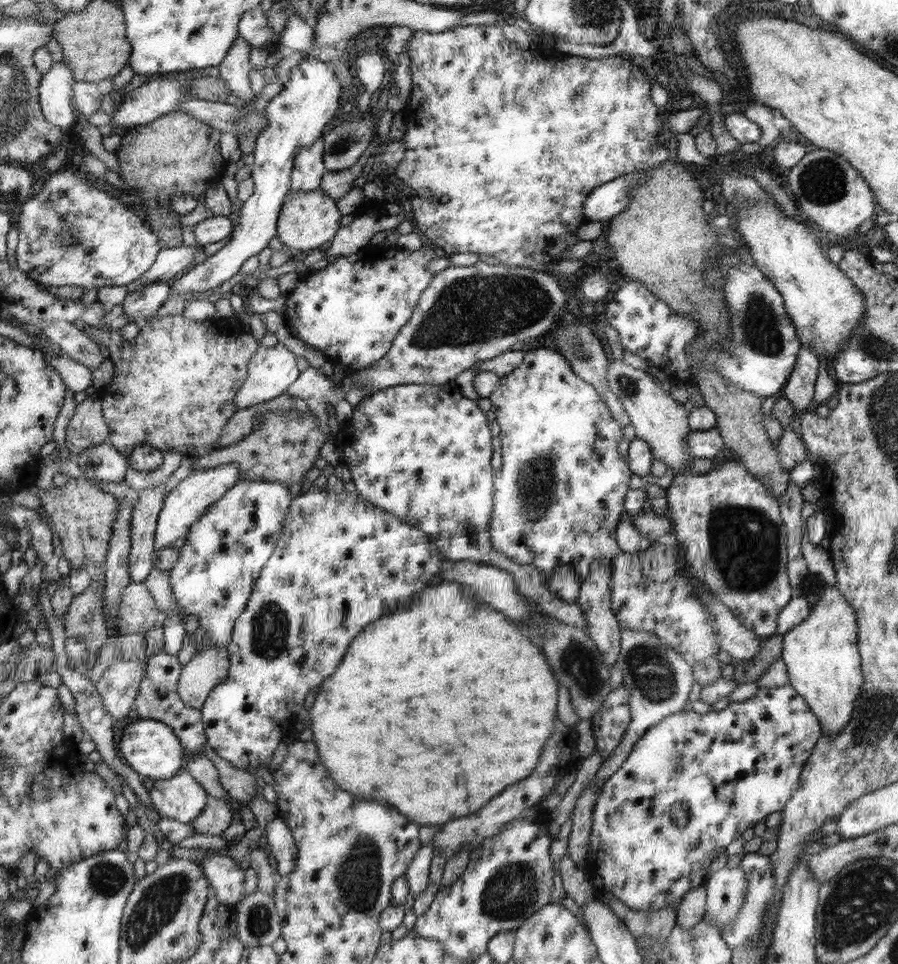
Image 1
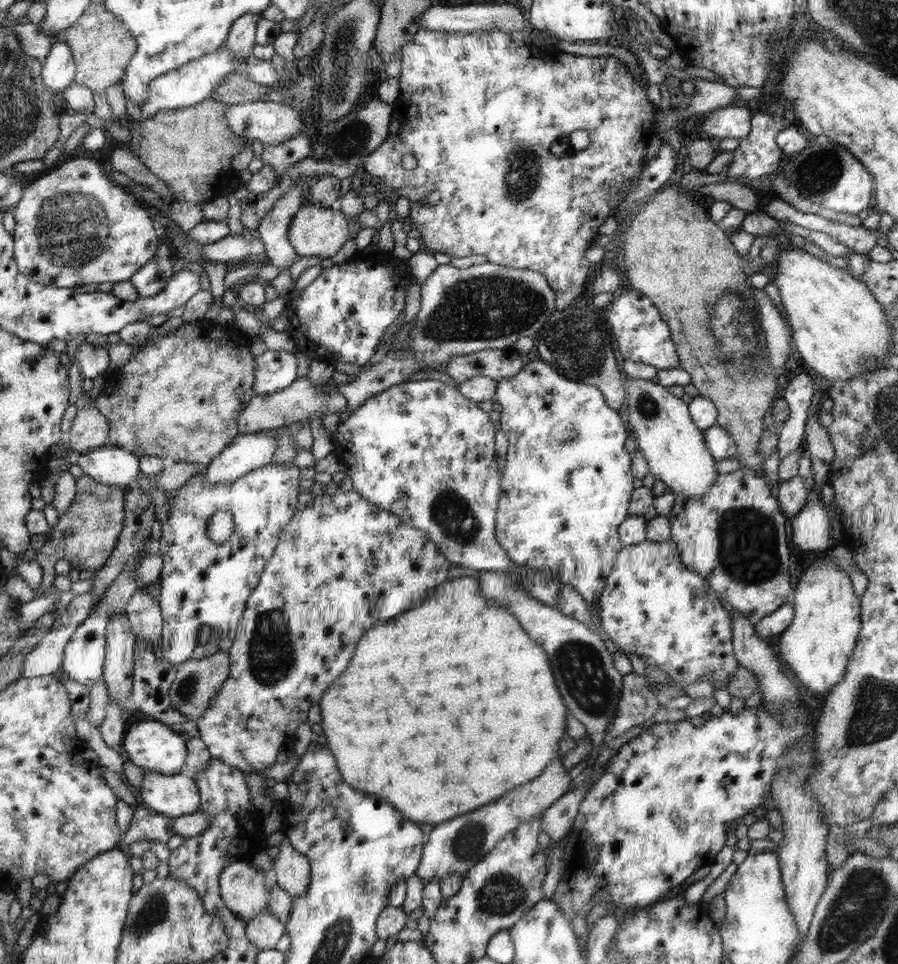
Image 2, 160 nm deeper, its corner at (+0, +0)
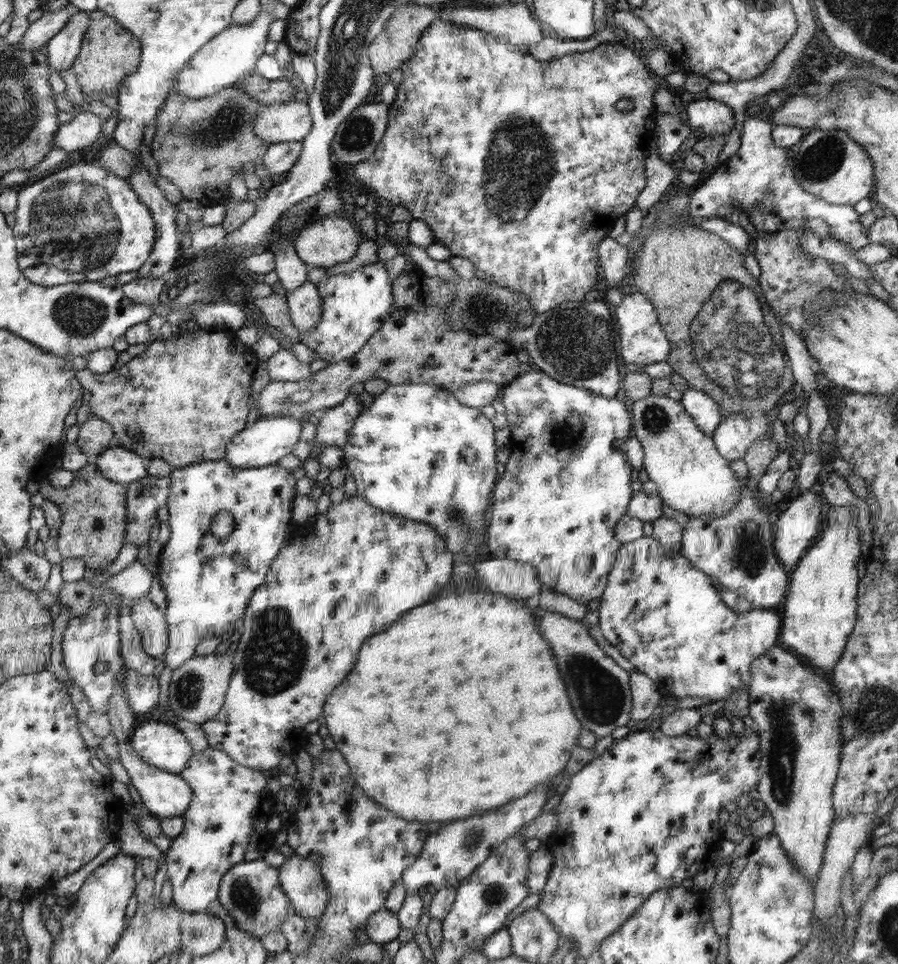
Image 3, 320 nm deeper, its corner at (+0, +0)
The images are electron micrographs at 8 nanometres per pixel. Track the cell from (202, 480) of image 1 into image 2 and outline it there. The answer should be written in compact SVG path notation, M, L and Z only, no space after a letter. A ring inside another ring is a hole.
M274 430L236 435L230 446L206 466L205 483L234 482L247 472L268 465L279 446L277 442Z

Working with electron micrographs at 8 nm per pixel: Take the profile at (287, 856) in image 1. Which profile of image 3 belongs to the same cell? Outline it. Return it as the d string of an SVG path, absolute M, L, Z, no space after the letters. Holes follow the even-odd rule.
M294 855L279 868L279 877L296 914L316 919L324 914L330 895L318 864Z

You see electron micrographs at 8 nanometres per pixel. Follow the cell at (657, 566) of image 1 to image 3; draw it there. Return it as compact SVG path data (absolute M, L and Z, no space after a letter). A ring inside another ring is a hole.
M652 536L622 543L618 561L600 600L597 625L604 638L618 648L636 671L653 680L663 697L678 700L701 696L714 703L733 696L740 687L748 687L755 660L776 646L782 630L780 611L752 609L746 613L735 612L723 601L719 587L714 586L708 574L695 568L684 555L669 552Z

